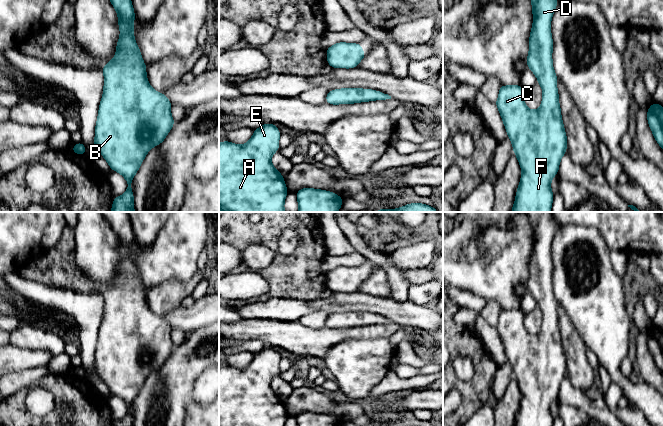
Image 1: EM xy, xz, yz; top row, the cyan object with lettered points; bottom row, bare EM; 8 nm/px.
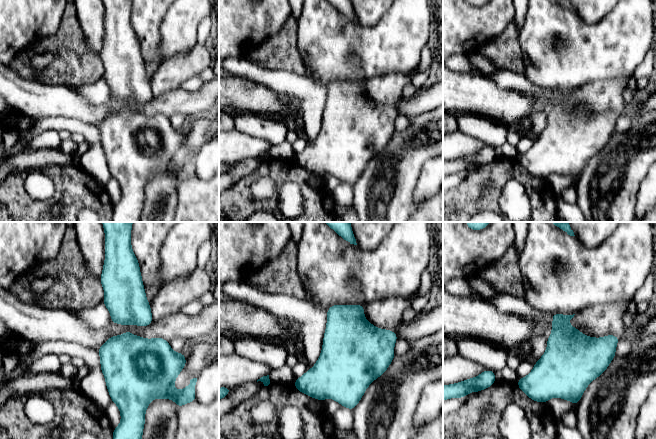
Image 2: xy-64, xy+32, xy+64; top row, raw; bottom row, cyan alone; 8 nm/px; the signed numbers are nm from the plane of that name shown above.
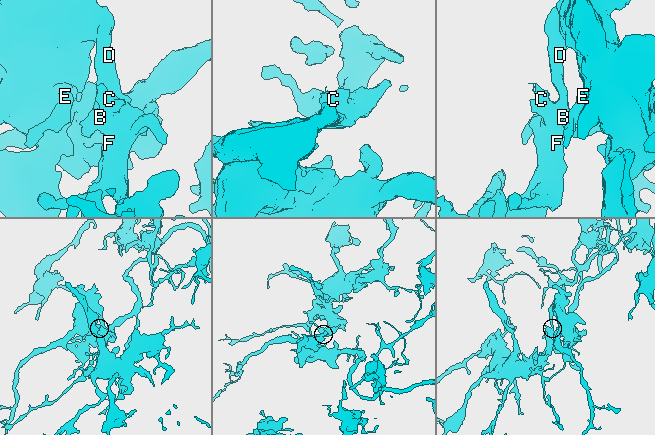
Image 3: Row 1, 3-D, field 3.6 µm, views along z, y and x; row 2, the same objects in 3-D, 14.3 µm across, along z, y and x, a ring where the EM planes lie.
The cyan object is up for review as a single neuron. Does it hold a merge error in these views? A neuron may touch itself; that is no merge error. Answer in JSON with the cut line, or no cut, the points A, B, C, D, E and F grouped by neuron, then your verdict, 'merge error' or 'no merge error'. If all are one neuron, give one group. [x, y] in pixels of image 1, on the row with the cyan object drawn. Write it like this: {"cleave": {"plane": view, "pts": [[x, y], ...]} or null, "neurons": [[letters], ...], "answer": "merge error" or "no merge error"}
{"cleave": null, "neurons": [["A", "B", "C", "D", "E", "F"]], "answer": "no merge error"}

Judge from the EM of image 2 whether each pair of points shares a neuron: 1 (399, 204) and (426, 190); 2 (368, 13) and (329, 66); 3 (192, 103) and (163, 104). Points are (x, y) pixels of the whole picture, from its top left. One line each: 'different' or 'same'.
1: different
2: different
3: same

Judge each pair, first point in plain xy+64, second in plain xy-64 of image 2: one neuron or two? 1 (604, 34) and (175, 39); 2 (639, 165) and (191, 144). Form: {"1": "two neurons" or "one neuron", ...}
{"1": "one neuron", "2": "one neuron"}

